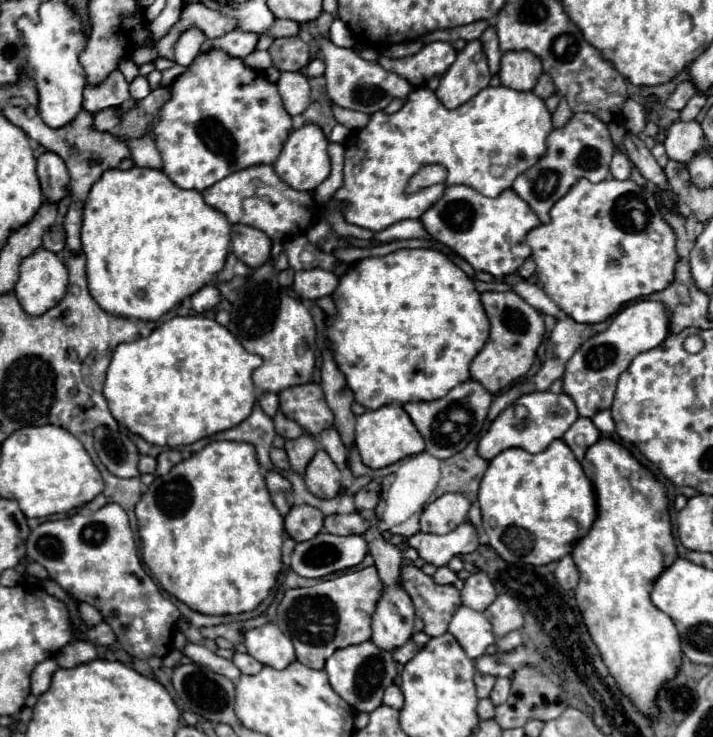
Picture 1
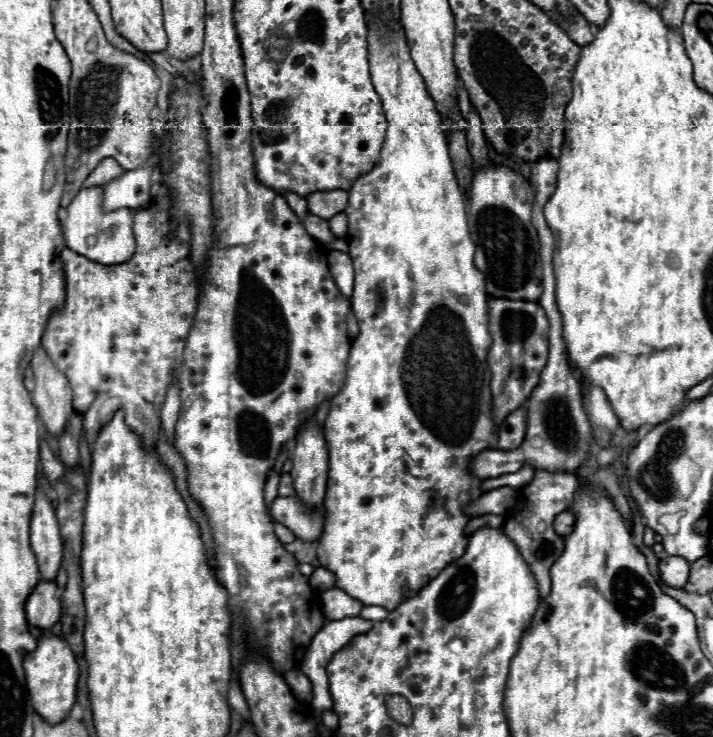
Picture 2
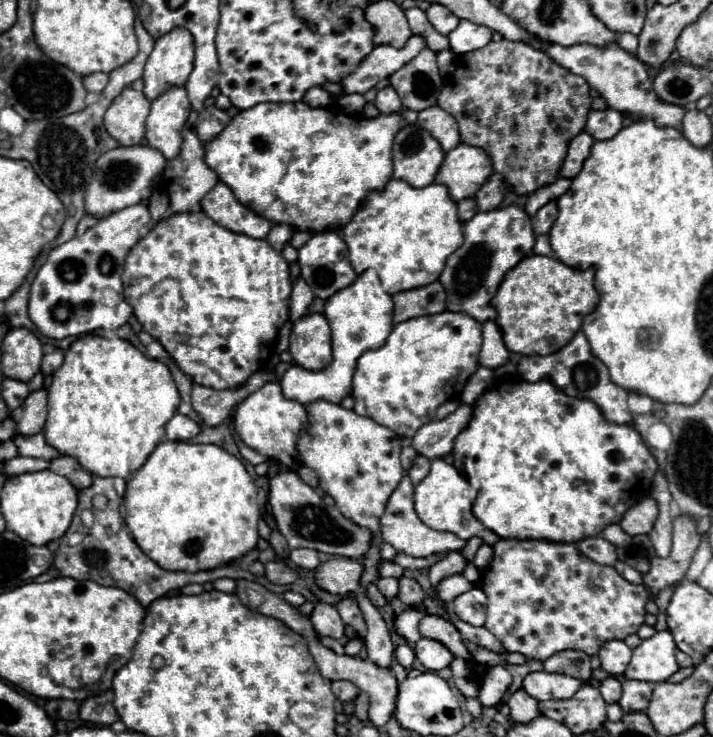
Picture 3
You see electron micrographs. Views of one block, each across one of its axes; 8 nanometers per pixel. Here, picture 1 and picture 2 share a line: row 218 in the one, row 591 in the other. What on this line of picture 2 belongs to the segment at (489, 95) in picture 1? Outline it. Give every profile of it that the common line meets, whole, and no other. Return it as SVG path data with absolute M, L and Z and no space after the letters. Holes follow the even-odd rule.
M380 10L372 18L368 18L368 50L370 50L370 72L376 92L382 98L384 114L388 118L388 132L386 140L380 152L380 162L366 174L358 176L348 190L348 248L354 262L354 294L350 298L356 320L358 320L358 336L352 340L348 364L346 364L346 380L340 392L330 402L330 412L324 422L324 434L328 440L328 452L330 452L330 470L328 470L328 488L324 498L324 510L326 510L326 524L324 524L324 538L320 538L318 544L318 560L320 566L334 572L336 576L336 588L348 592L350 596L358 598L366 606L384 606L386 610L394 610L400 602L404 602L408 596L406 592L418 592L422 590L444 566L448 566L452 560L460 558L464 554L468 536L464 536L464 526L470 520L470 516L462 514L462 508L476 500L482 492L478 490L480 480L472 478L468 474L468 458L476 456L482 450L496 448L496 426L492 422L492 394L490 394L490 370L486 362L488 346L492 344L492 338L488 334L488 312L486 312L486 300L488 294L484 290L484 274L474 266L474 242L468 232L466 224L466 208L464 208L464 192L458 186L458 180L454 176L452 160L448 156L448 142L446 134L442 130L442 120L436 110L436 104L432 96L426 90L426 82L416 70L410 48L406 44L406 32L404 26L394 18L392 10Z

